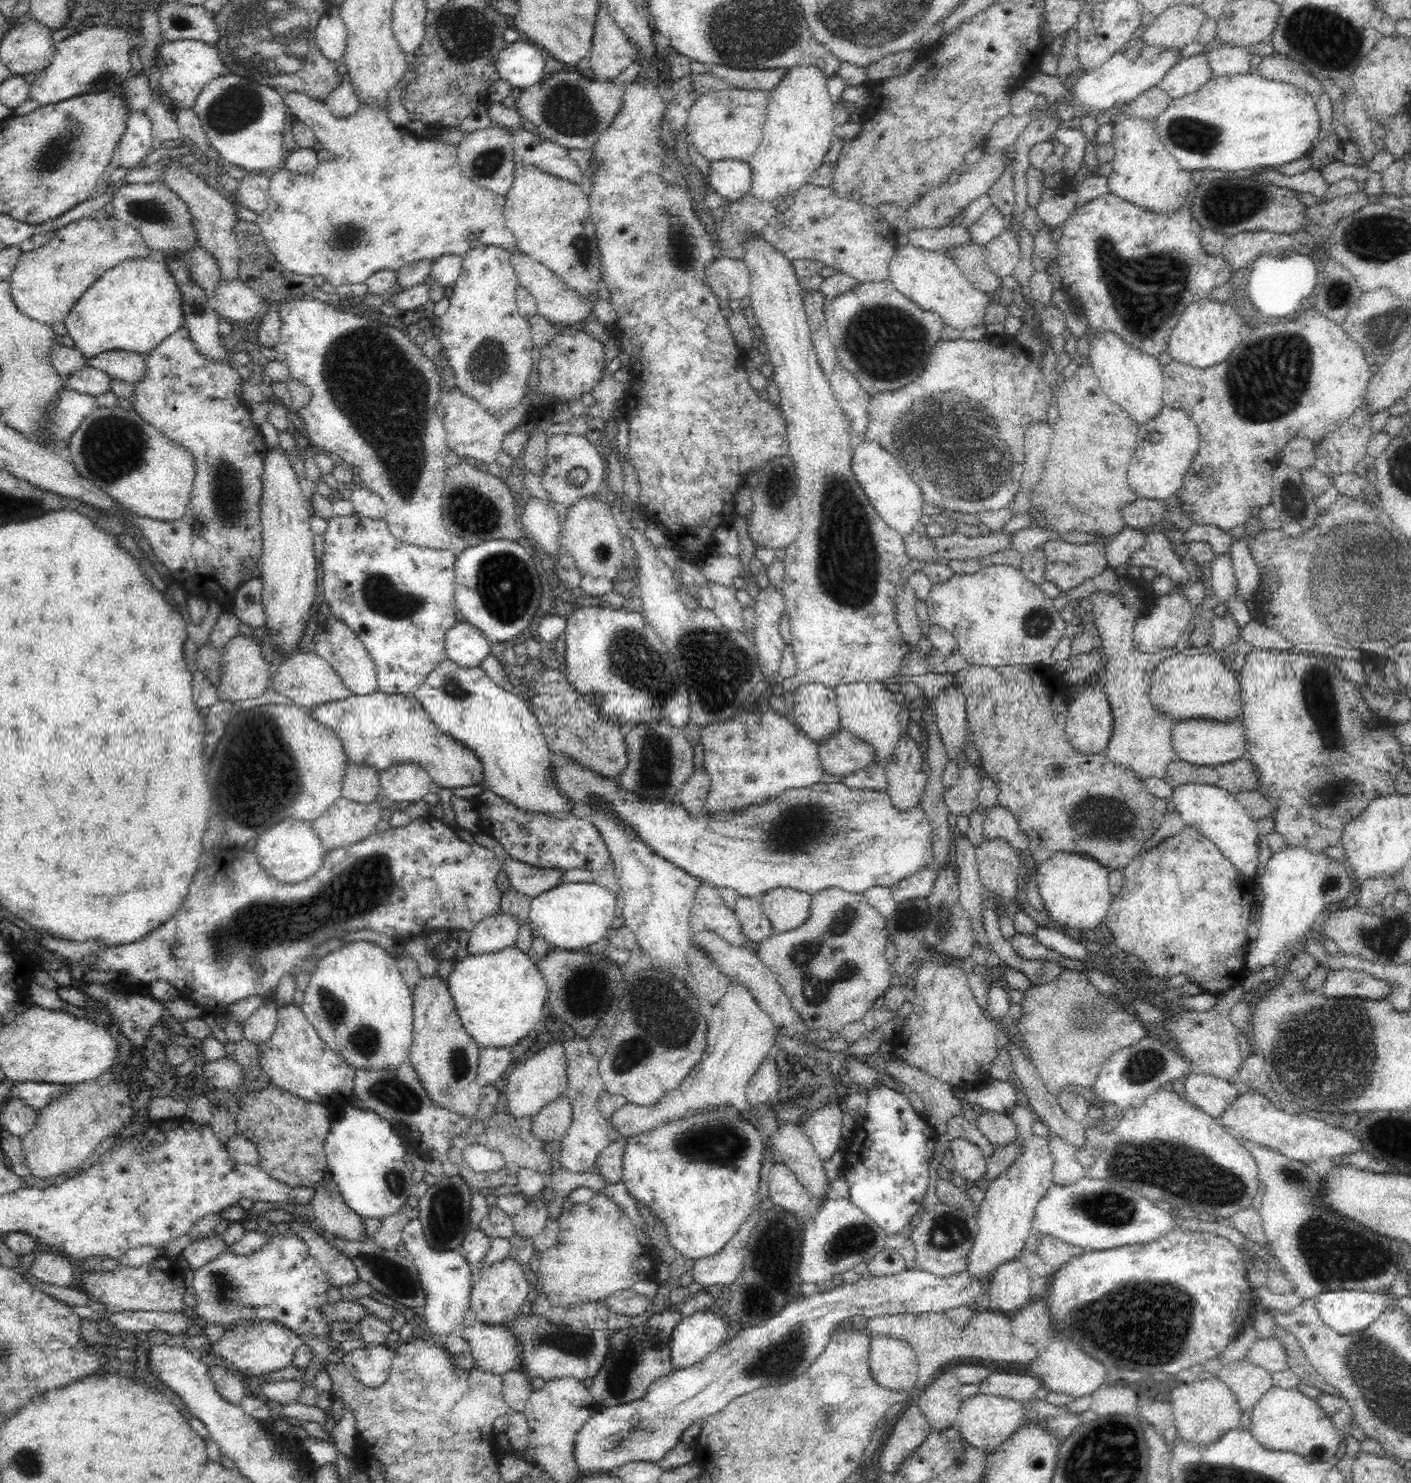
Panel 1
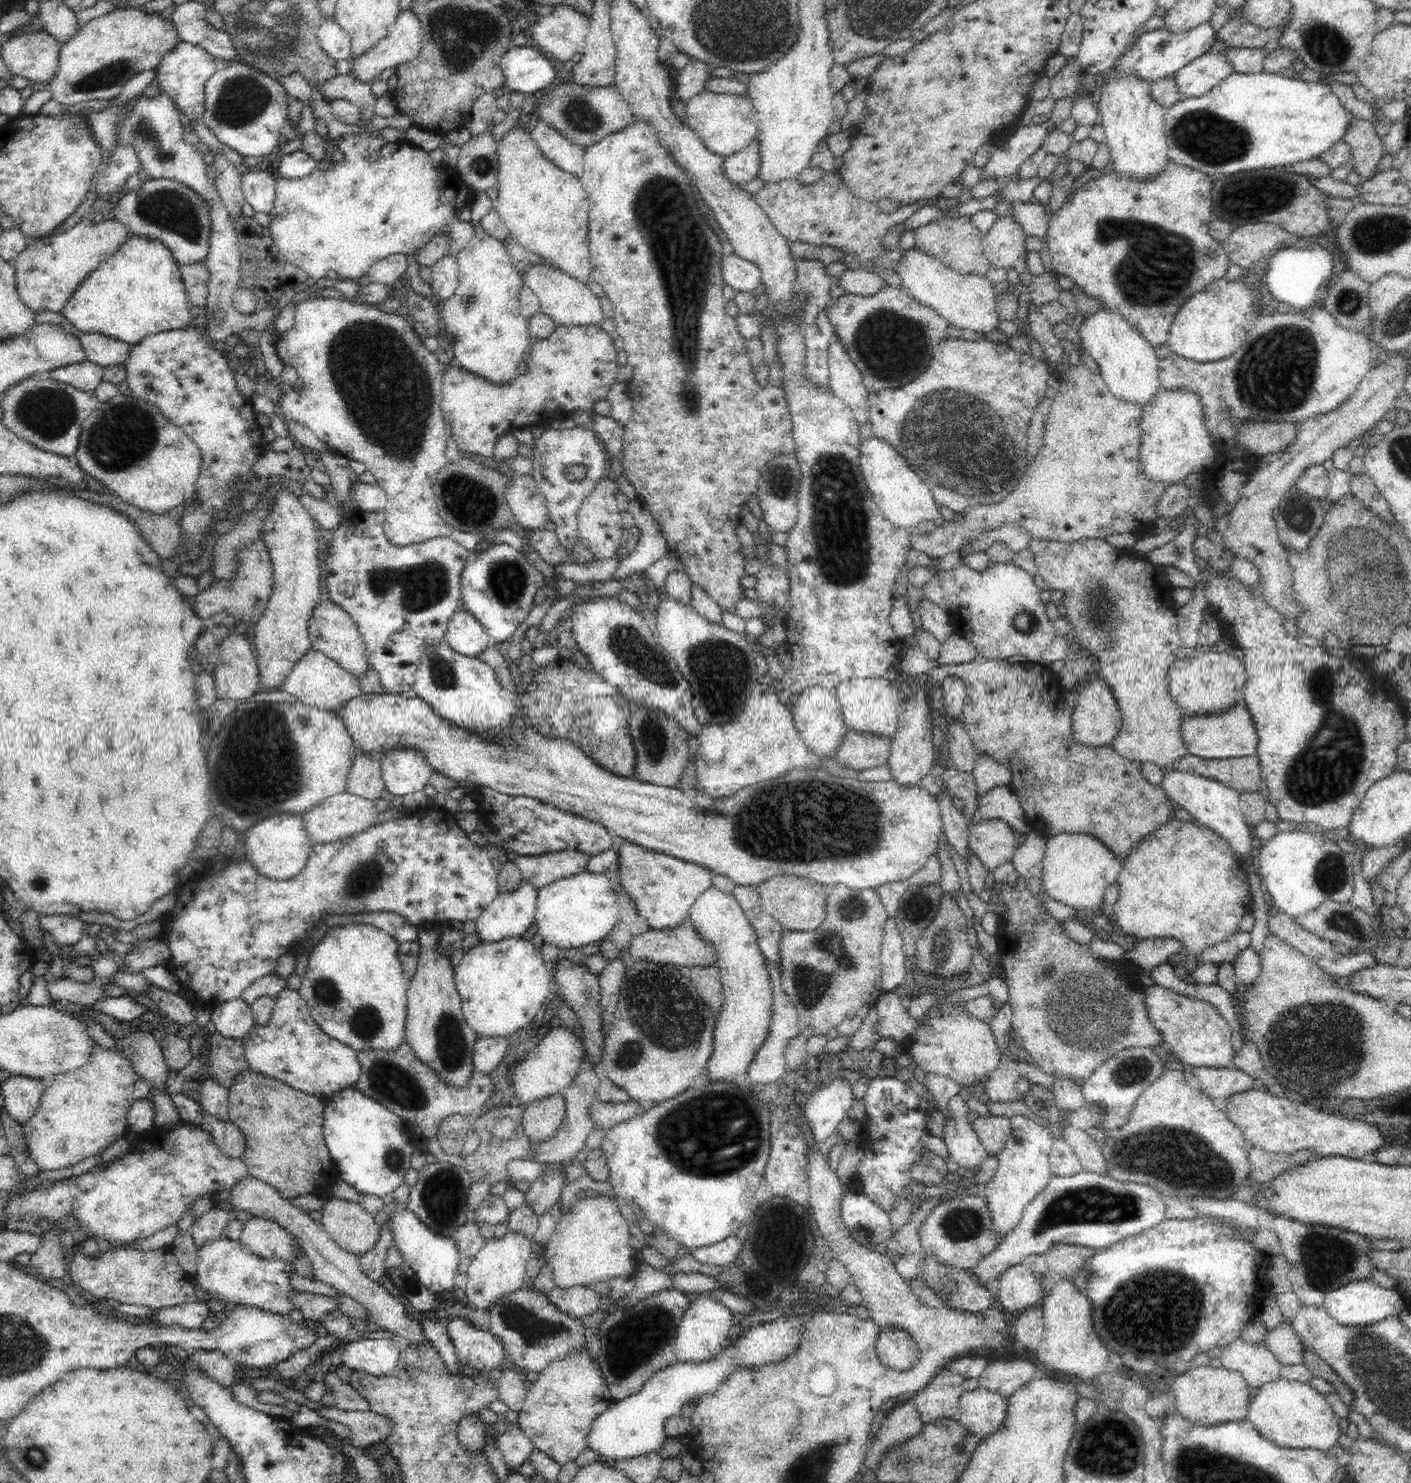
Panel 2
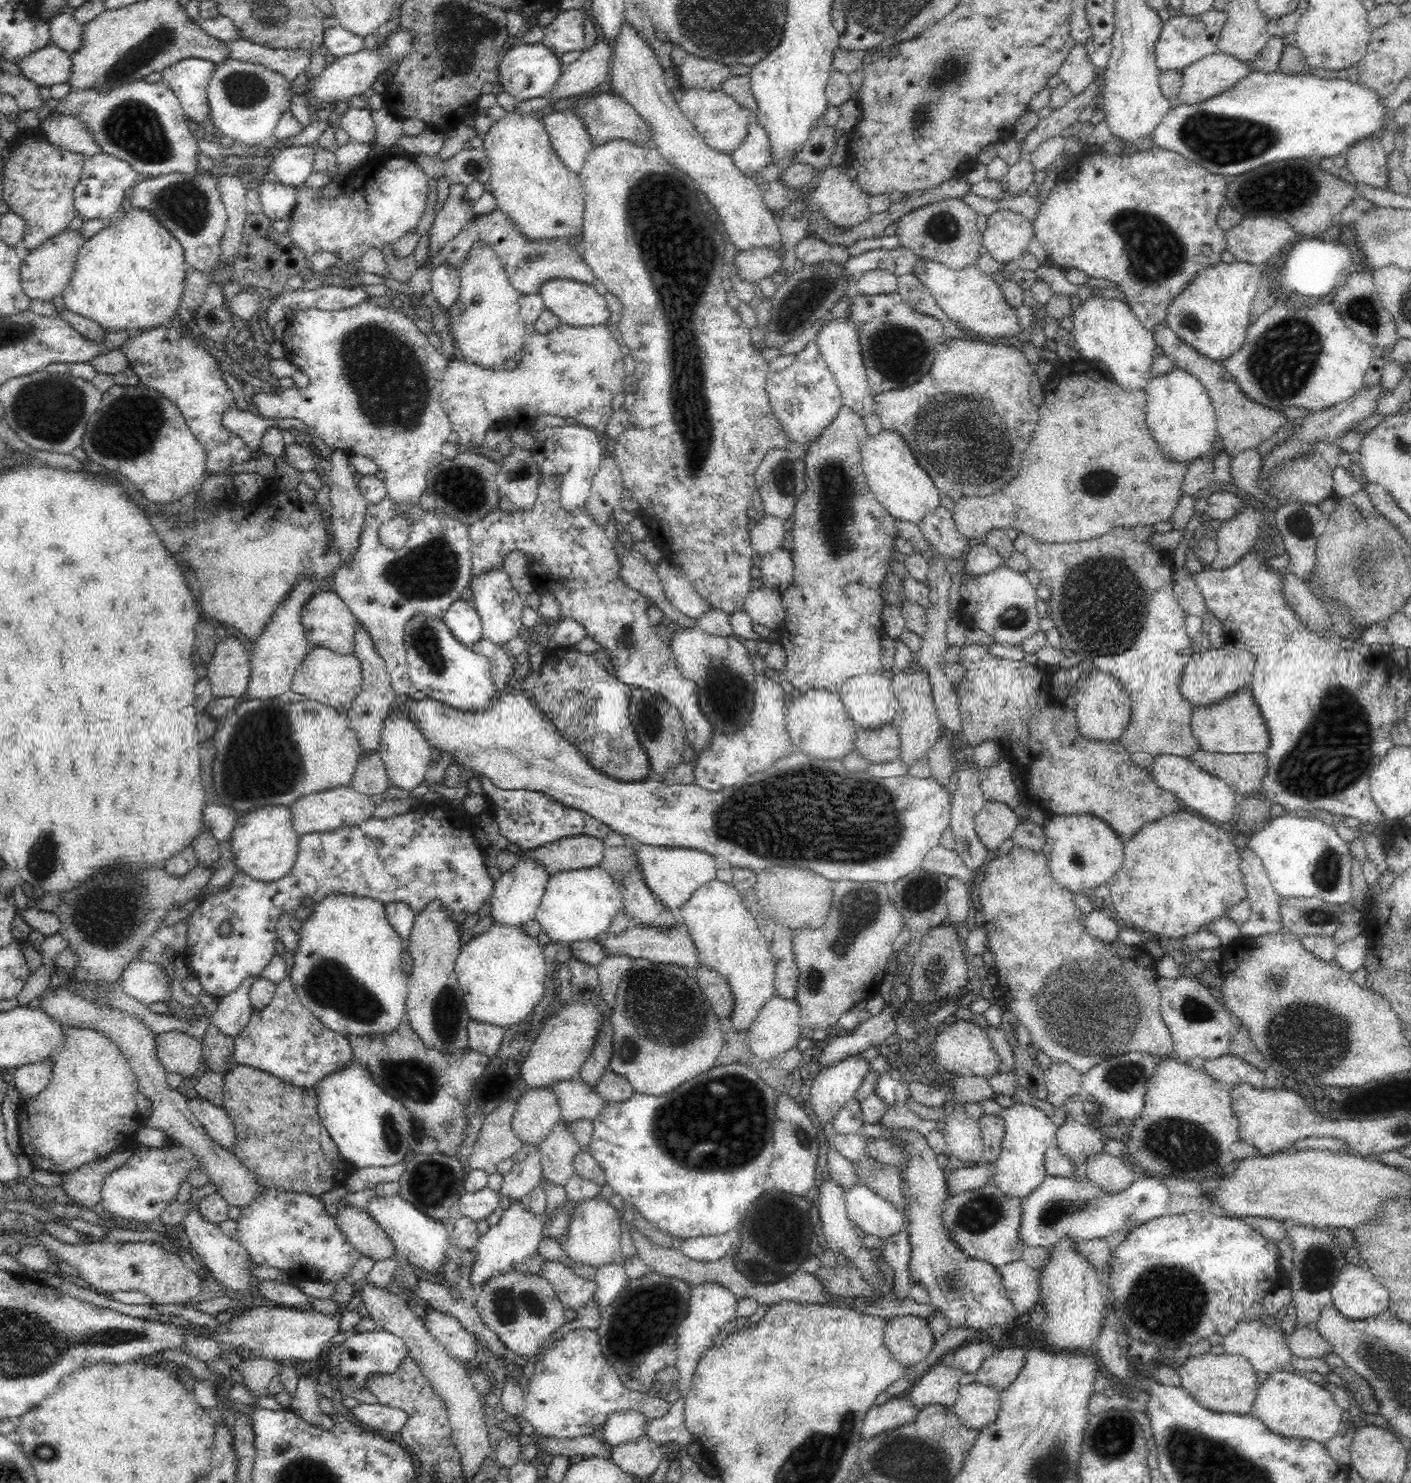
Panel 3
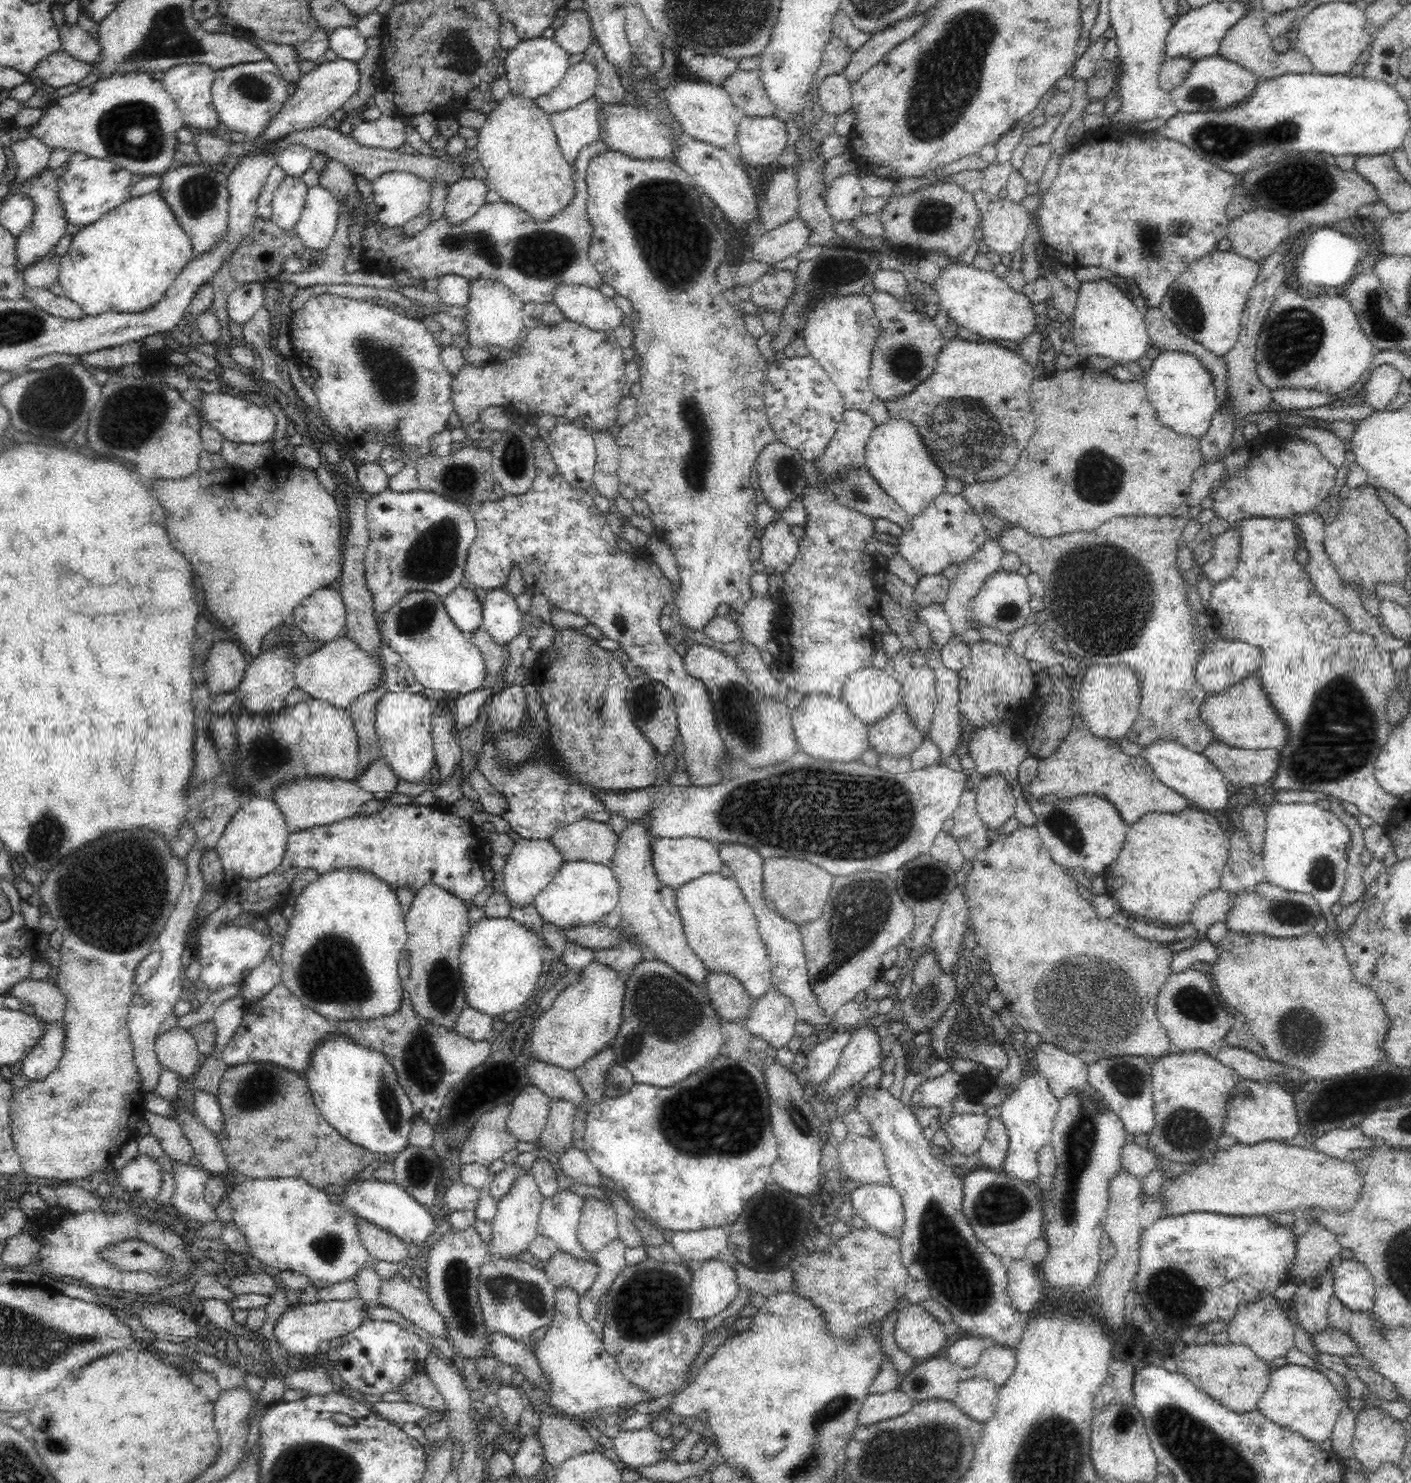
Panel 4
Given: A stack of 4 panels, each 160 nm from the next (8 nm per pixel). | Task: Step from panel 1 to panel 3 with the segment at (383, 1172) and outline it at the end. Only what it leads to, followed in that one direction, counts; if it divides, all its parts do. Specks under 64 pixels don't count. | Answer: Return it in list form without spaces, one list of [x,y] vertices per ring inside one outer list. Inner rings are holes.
[[[355,1061],[323,1080],[315,1090],[318,1094],[318,1114],[340,1157],[354,1171],[406,1162],[414,1144],[412,1116],[398,1100],[375,1086],[370,1073]]]

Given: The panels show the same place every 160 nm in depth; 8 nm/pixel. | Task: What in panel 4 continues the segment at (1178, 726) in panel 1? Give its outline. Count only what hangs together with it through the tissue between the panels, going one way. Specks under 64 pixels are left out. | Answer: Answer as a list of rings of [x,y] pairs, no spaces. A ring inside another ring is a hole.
[[[1253,674],[1222,693],[1207,695],[1200,706],[1200,719],[1212,731],[1216,742],[1240,750],[1280,751],[1286,746],[1288,731],[1264,692],[1258,674]]]

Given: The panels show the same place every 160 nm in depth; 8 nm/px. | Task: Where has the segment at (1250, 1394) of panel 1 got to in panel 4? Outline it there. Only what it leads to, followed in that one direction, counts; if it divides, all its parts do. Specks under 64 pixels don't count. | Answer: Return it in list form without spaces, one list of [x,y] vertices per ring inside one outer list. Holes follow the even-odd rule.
[[[1268,1295],[1255,1303],[1240,1305],[1236,1314],[1228,1323],[1227,1333],[1229,1342],[1235,1345],[1246,1345],[1260,1361],[1273,1368],[1273,1361],[1286,1357],[1288,1350],[1294,1347],[1294,1326],[1286,1317],[1285,1305]]]

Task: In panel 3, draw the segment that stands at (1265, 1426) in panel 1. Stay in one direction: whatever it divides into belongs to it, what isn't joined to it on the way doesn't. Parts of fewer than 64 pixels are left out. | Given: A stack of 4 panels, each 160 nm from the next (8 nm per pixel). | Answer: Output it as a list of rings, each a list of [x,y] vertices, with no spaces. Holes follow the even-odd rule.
[[[1284,1370],[1261,1378],[1251,1414],[1256,1415],[1274,1434],[1313,1440],[1323,1445],[1339,1434],[1343,1423],[1342,1410],[1328,1390],[1312,1384],[1303,1374]]]

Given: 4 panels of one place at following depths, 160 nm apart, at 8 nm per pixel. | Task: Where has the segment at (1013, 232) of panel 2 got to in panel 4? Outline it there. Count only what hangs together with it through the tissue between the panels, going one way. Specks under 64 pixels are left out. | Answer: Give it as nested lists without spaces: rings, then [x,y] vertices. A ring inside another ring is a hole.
[[[1003,195],[998,201],[988,203],[979,226],[984,244],[1002,256],[1021,250],[1030,223],[1031,215],[1027,210]]]

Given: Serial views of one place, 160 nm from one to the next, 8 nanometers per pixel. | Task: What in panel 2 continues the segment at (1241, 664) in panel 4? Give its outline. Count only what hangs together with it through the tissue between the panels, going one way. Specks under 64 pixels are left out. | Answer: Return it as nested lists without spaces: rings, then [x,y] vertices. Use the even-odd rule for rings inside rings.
[[[1200,650],[1193,658],[1178,657],[1167,671],[1168,694],[1178,705],[1183,716],[1216,715],[1240,702],[1245,688],[1243,661],[1232,656],[1230,651],[1215,652]]]

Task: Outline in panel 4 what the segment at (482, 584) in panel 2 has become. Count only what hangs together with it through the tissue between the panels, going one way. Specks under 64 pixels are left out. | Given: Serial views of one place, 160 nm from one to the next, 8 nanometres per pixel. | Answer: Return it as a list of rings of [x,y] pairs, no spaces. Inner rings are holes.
[[[503,586],[488,590],[482,602],[483,630],[498,645],[508,645],[522,630],[522,614],[516,596]]]

